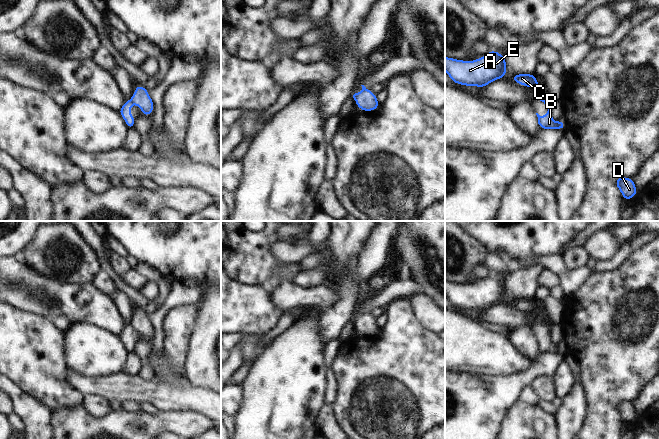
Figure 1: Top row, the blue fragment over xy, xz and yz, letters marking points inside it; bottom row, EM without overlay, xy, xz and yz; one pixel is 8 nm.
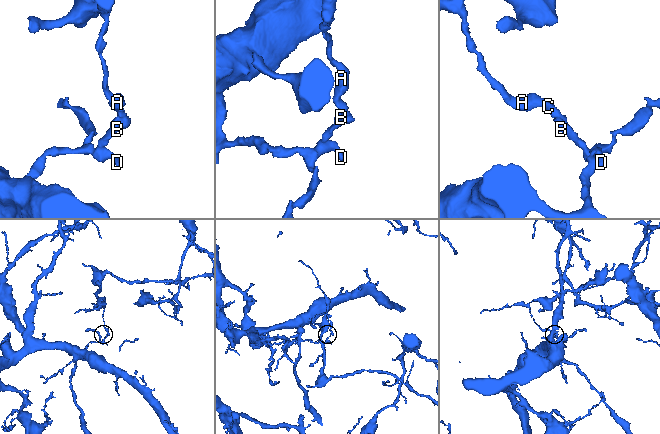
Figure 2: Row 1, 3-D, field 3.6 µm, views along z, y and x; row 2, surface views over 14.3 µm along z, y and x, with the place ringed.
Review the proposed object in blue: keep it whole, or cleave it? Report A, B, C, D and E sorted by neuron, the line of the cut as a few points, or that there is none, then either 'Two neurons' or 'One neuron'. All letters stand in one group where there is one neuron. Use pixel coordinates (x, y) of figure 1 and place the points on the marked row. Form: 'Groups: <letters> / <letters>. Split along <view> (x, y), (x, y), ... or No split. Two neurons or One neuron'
Groups: A C E / B D. Split along xy (131, 99), (133, 102). Two neurons.

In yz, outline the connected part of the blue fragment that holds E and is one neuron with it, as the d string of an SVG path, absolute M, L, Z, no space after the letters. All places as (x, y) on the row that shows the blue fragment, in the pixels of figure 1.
M491 50L473 61L445 57L445 72L456 84L481 88L504 78L507 66L504 55Z

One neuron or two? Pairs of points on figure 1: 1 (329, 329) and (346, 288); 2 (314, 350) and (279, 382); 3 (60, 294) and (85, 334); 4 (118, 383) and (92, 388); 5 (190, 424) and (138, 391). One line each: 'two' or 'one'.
1: one
2: one
3: two
4: one
5: two

